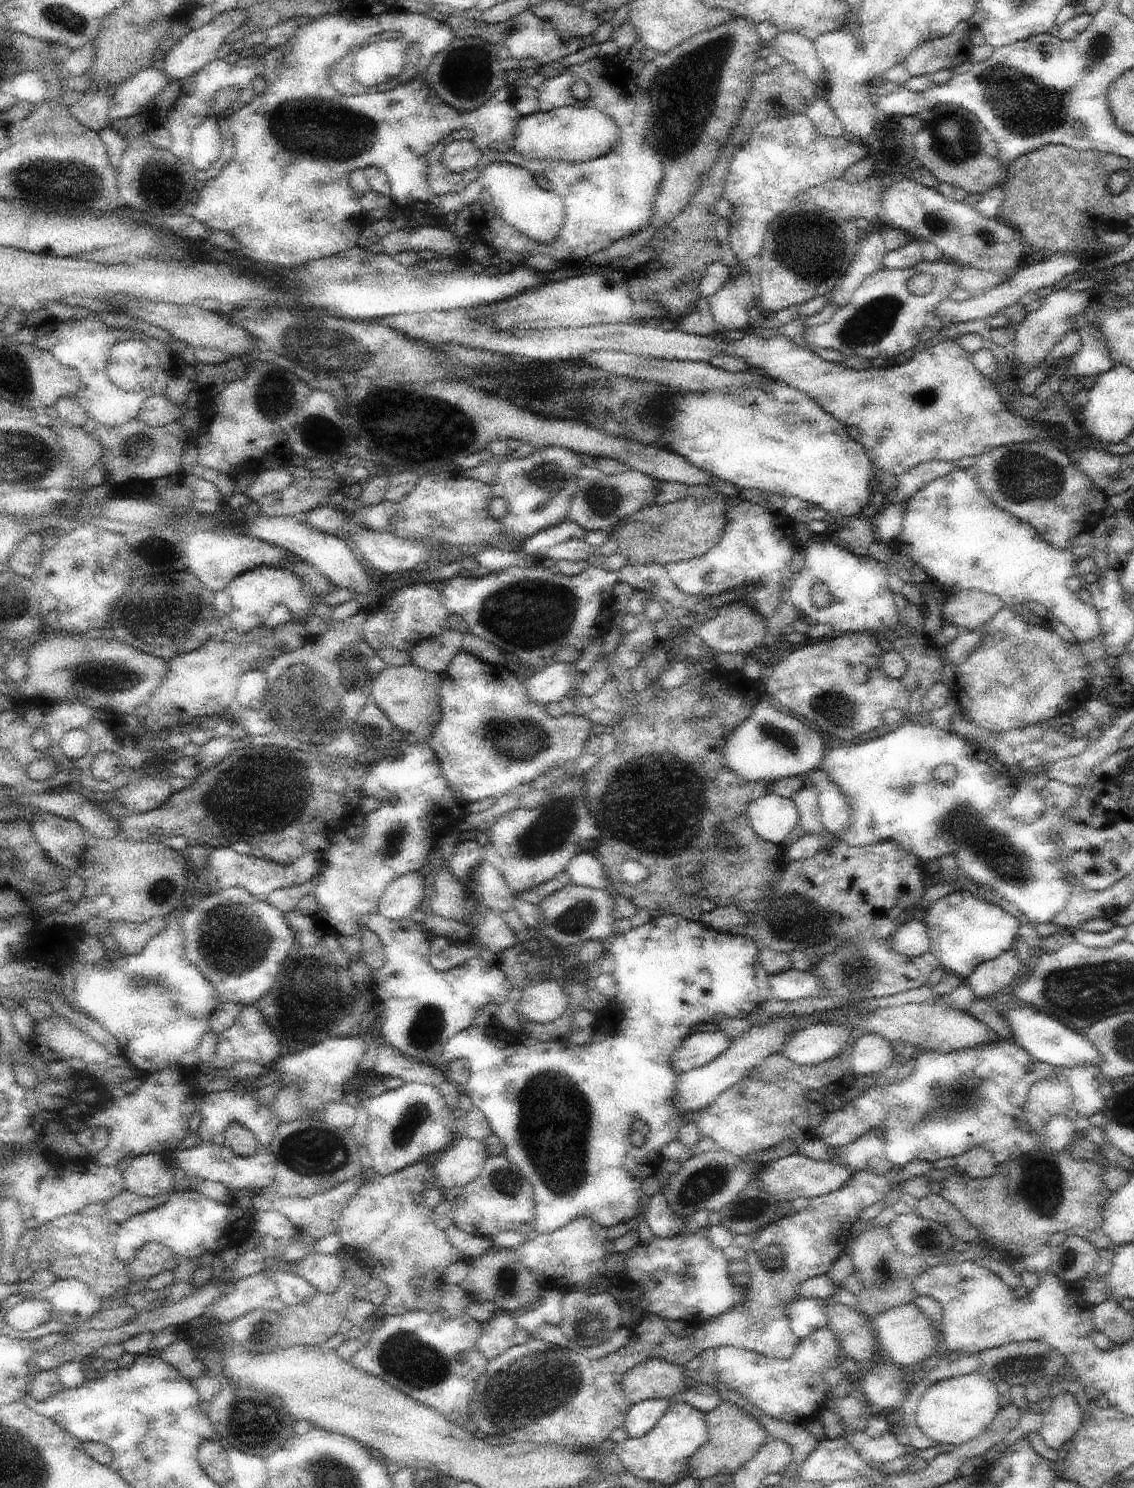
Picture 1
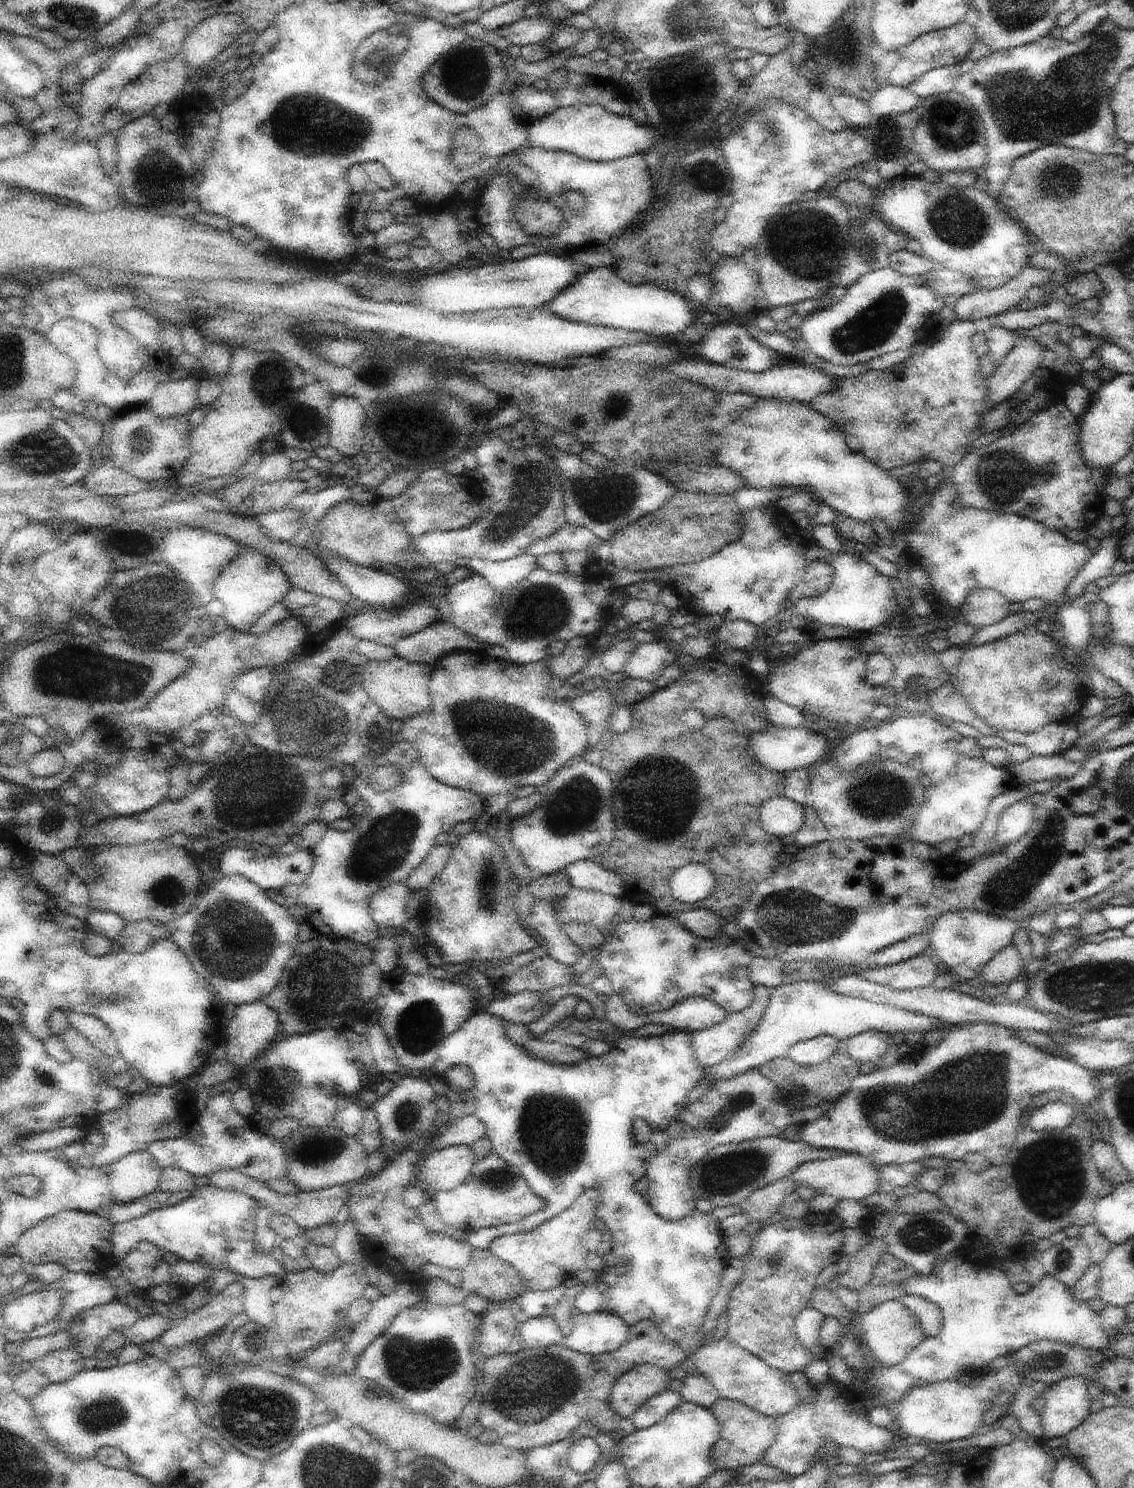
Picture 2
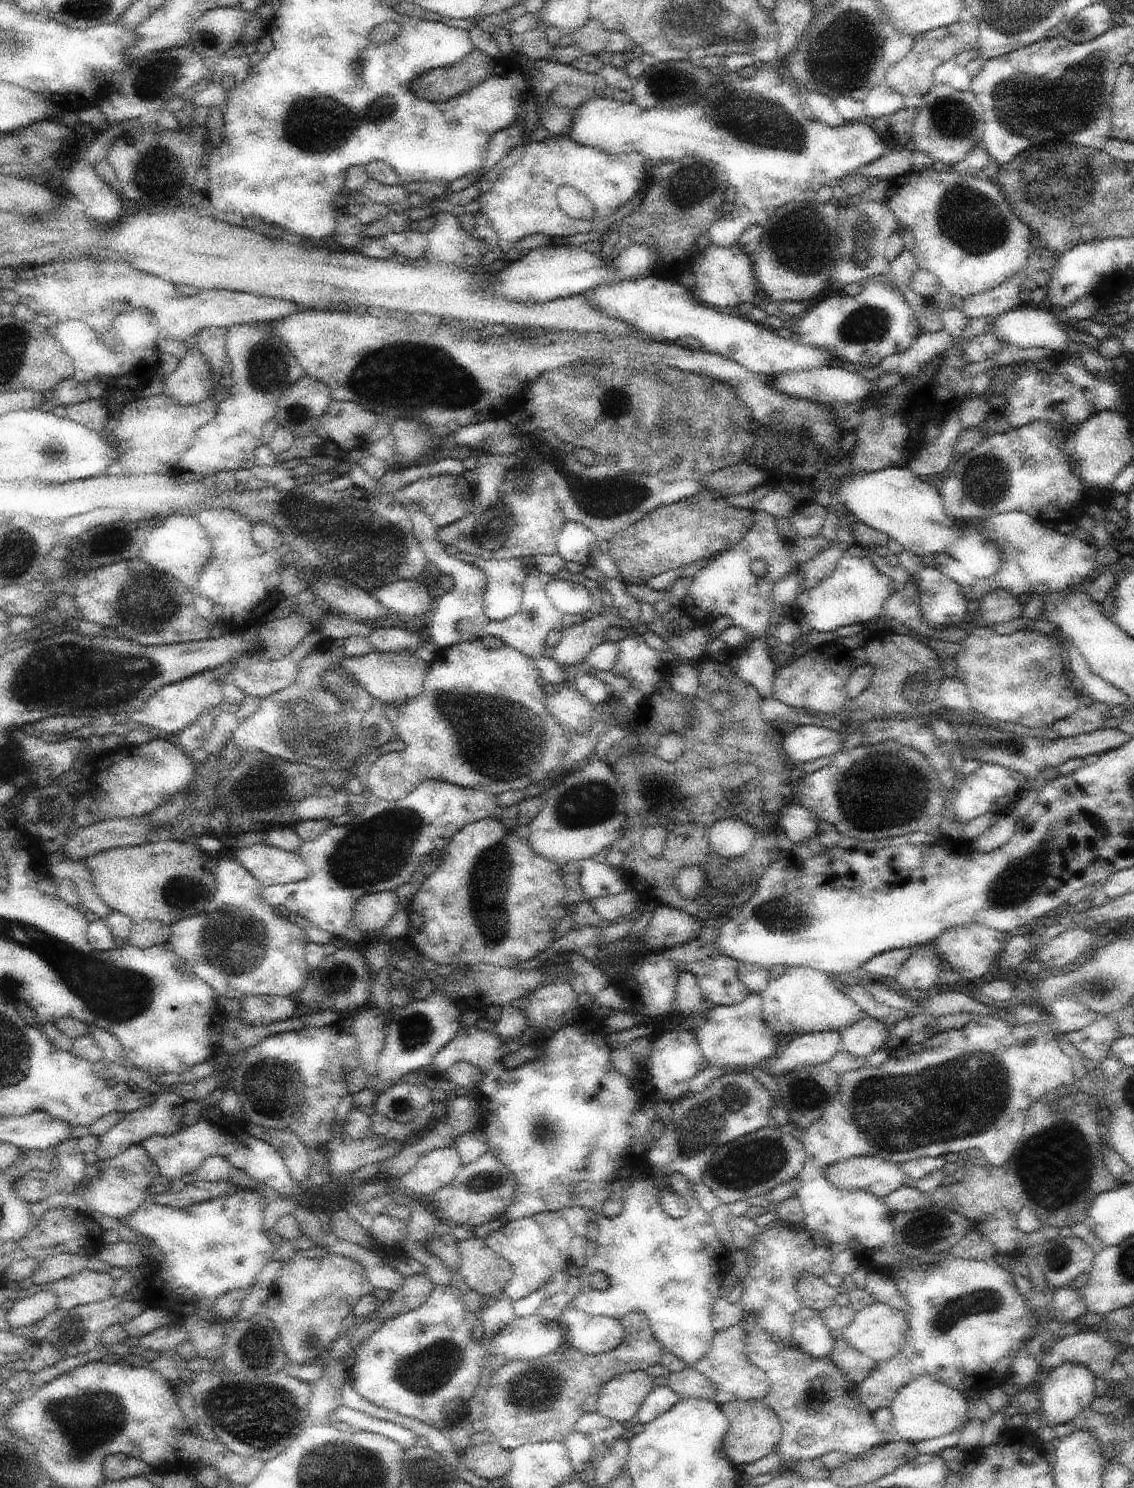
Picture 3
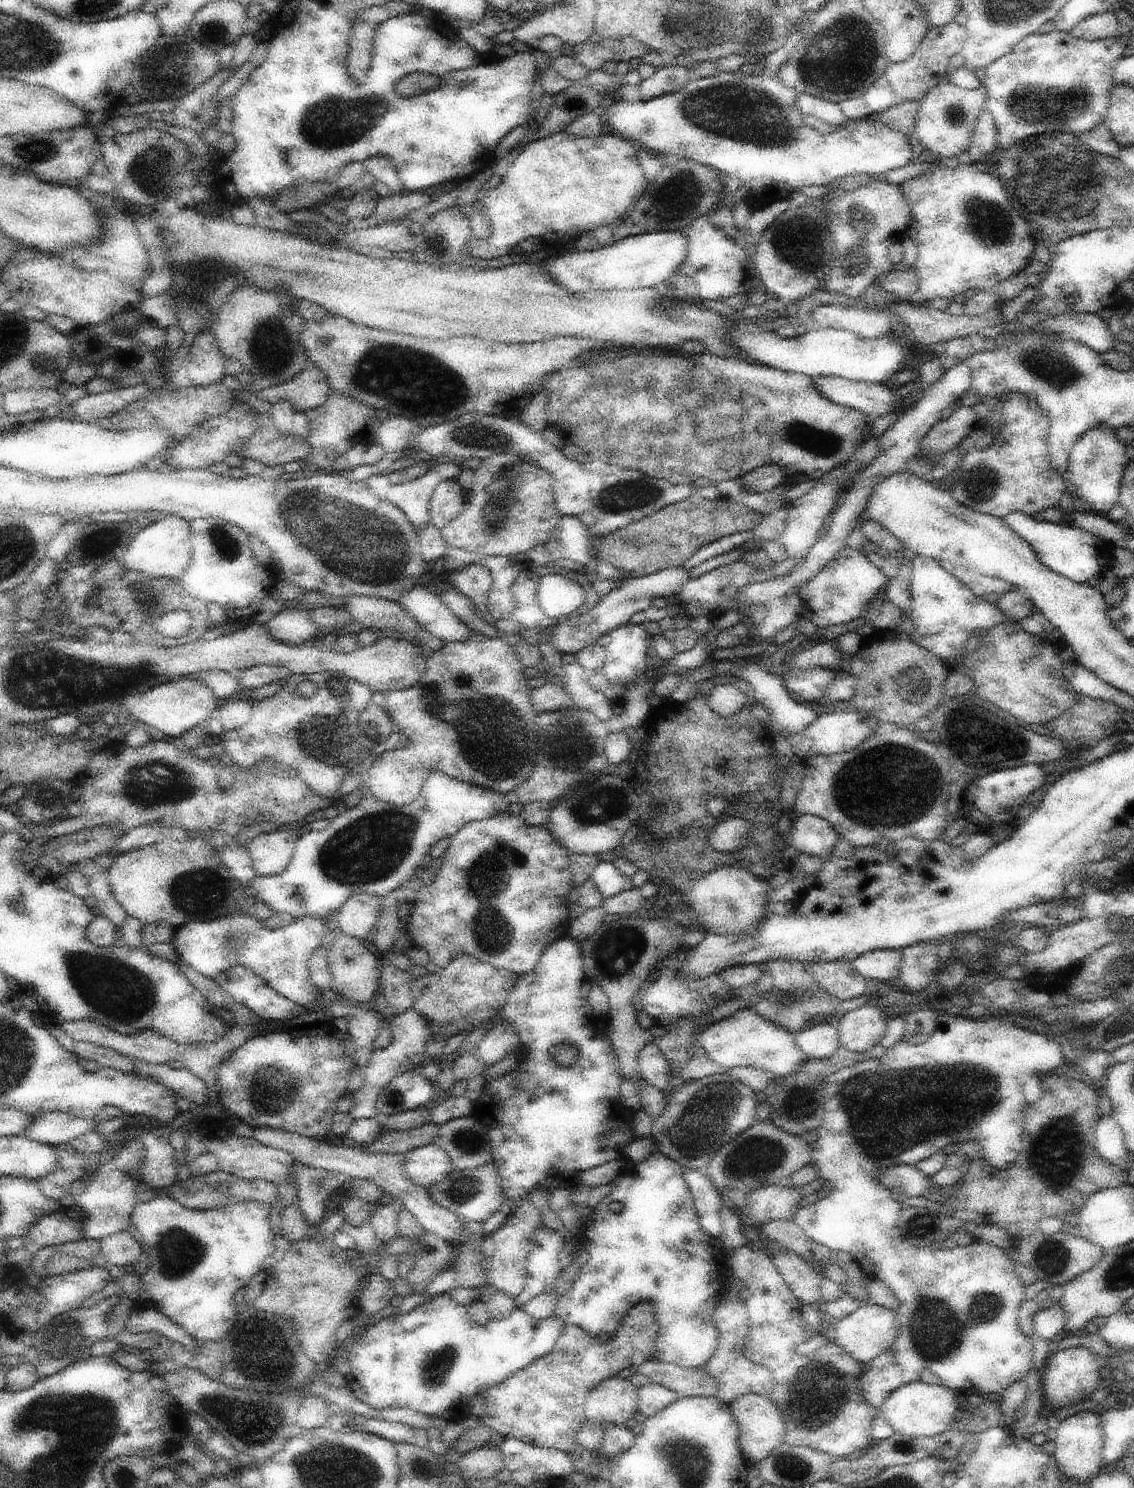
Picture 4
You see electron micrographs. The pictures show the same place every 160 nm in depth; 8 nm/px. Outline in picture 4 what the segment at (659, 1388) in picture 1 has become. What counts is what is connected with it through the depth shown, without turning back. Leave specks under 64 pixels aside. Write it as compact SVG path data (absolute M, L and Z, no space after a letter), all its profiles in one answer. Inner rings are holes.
M620 1376L600 1382L584 1404L586 1420L603 1427L625 1424L638 1412L638 1388Z

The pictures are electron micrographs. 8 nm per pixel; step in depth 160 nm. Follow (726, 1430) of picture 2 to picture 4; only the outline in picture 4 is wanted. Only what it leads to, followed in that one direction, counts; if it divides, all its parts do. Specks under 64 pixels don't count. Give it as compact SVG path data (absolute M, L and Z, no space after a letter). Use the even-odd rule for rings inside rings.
M748 1393L734 1400L729 1406L732 1415L736 1418L736 1424L740 1427L740 1450L744 1459L747 1460L747 1465L755 1471L768 1454L772 1454L785 1442L787 1427L770 1396Z

